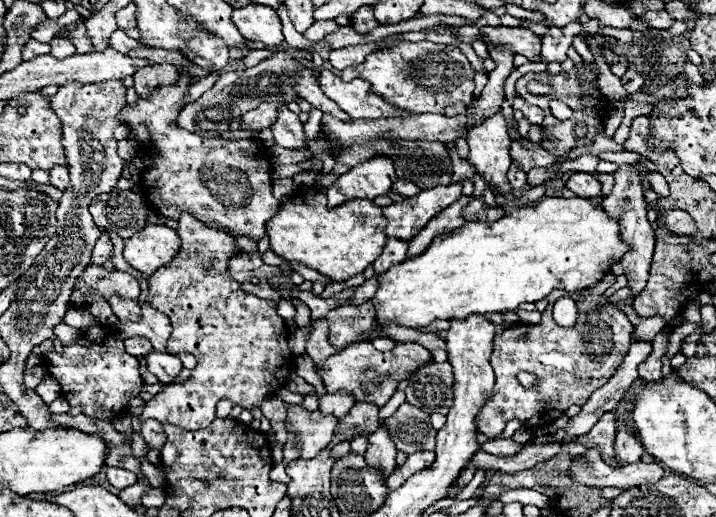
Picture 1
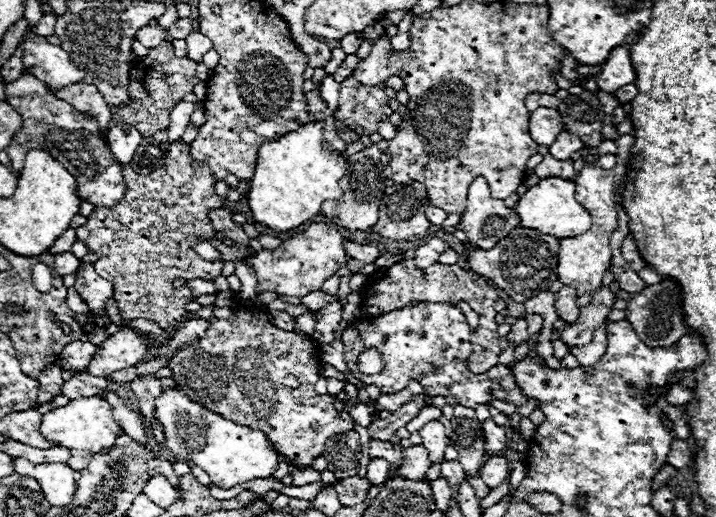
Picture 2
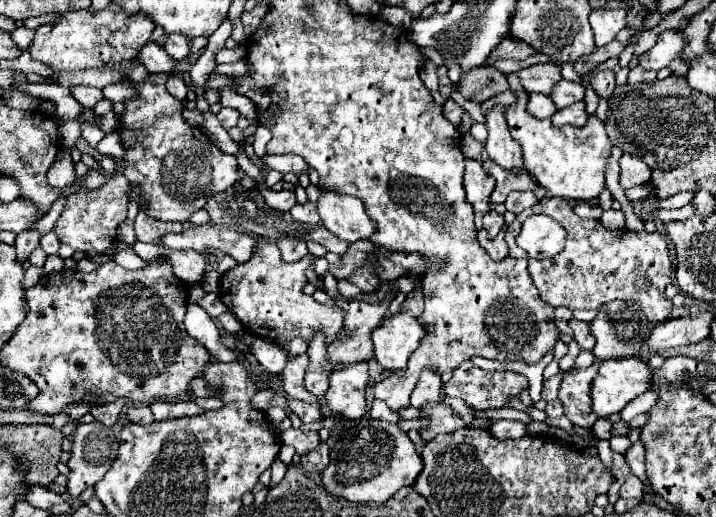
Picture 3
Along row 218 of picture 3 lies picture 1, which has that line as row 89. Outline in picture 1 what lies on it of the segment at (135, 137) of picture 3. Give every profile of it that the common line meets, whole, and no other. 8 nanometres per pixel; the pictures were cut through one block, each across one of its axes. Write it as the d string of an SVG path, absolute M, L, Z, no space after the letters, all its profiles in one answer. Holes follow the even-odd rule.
M180 74L180 80L176 86L164 86L154 90L148 100L138 100L134 108L126 106L120 112L122 124L130 124L136 128L138 124L146 124L152 142L148 144L150 160L154 162L154 168L148 168L142 172L144 182L144 194L148 194L148 202L156 206L156 210L172 220L180 218L180 212L192 212L198 220L204 220L206 224L212 224L212 228L224 228L226 232L232 232L232 236L246 236L250 240L262 240L266 236L264 224L276 216L280 202L272 196L272 180L266 172L270 166L268 160L268 148L262 142L256 140L236 140L226 142L222 138L202 138L188 130L176 128L176 116L178 116L178 104L184 98L184 94L190 88L190 76Z

